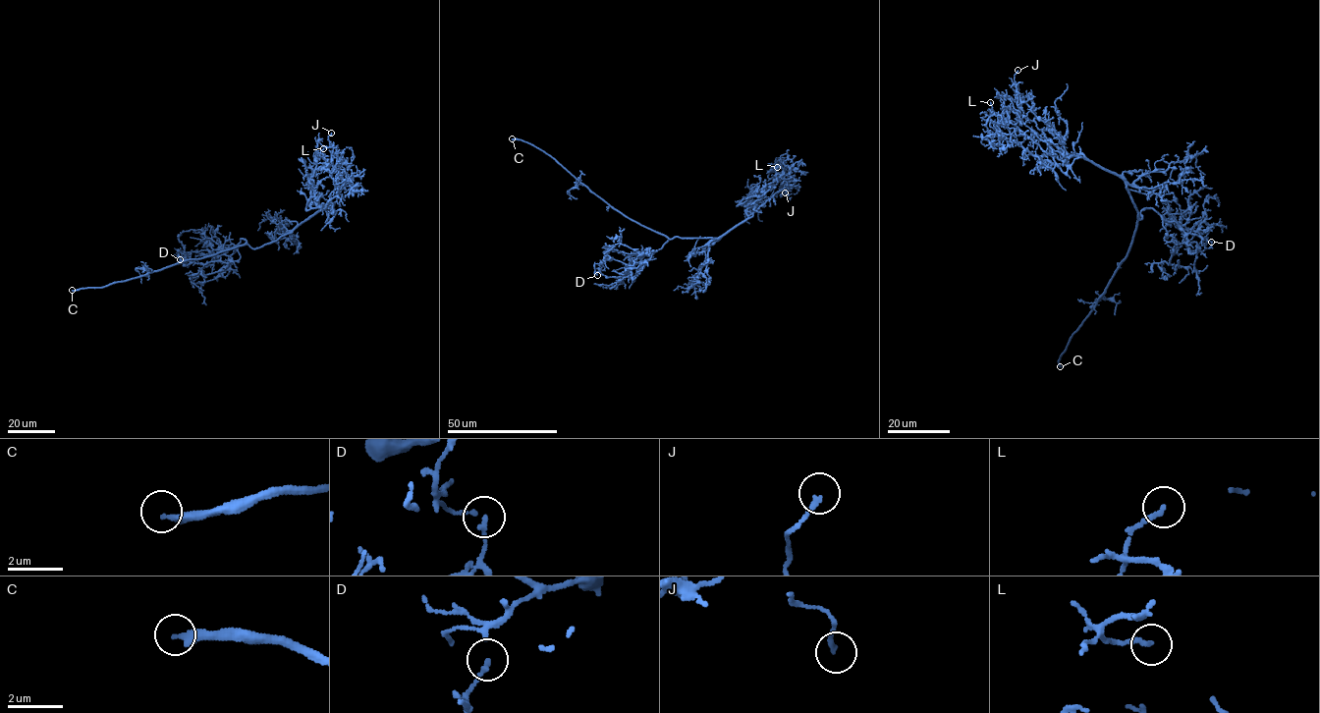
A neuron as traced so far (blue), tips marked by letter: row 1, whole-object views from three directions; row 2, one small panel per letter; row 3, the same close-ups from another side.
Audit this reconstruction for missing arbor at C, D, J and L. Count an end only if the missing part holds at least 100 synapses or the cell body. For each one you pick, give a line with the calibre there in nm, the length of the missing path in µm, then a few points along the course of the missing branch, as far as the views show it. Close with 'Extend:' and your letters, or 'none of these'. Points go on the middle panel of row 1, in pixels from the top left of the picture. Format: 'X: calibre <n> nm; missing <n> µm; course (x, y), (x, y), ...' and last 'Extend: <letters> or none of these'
C: calibre 300 nm; missing 25 µm
Extend: C

